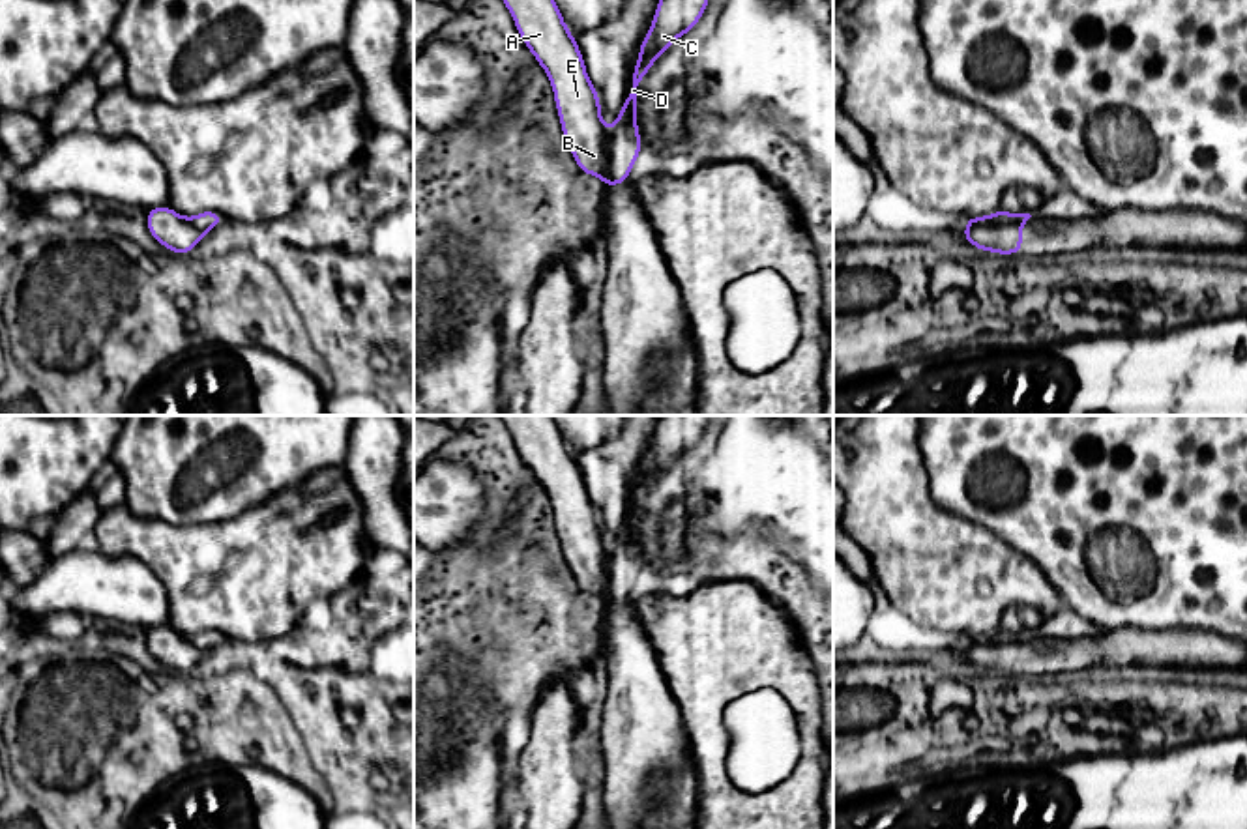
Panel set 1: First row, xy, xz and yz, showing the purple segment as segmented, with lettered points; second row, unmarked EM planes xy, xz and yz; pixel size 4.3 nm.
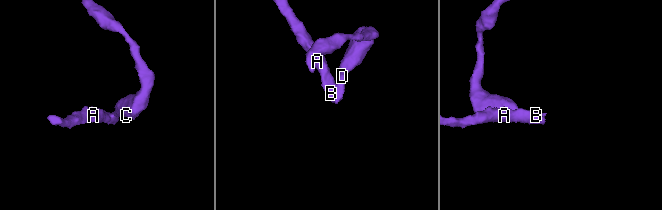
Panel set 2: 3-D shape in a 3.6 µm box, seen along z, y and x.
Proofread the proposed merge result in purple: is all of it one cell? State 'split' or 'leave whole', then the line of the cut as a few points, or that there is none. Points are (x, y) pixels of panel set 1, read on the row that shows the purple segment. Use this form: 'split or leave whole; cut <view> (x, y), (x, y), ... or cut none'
split; cut yz (967, 225), (1017, 225), (1021, 229)

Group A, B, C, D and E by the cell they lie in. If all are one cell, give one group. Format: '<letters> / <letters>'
A B E / C D

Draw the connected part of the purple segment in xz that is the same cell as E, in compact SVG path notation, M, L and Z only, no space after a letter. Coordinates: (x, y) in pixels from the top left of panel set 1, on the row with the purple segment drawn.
M502 0L522 43L549 75L564 138L579 172L609 182L610 129L601 120L594 88L575 36L554 0Z

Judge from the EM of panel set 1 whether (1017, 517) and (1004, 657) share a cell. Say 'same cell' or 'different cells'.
different cells

